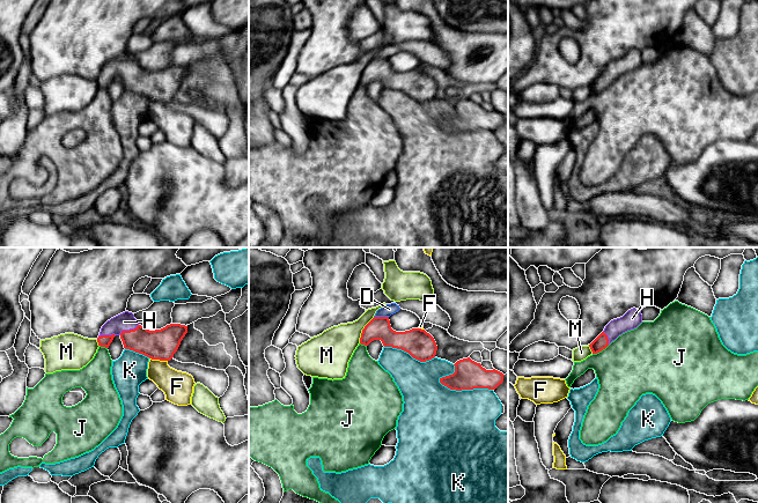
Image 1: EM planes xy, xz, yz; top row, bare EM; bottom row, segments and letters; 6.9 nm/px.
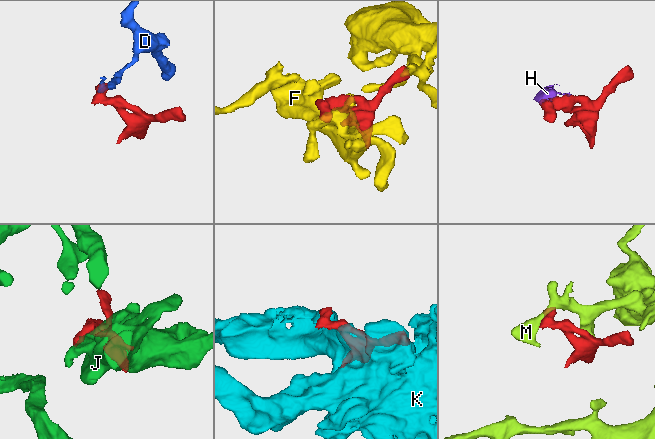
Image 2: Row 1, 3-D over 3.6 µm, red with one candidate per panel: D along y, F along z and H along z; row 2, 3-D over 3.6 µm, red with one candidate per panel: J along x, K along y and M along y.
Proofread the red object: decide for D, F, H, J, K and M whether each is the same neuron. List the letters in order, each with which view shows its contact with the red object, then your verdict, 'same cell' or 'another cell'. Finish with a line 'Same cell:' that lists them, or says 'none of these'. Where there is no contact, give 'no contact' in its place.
D: contact in xz; another cell
F: contact in xy; another cell
H: contact in xy; same cell
J: contact in yz; another cell
K: contact in xz; another cell
M: contact in xz; another cell
Same cell: H

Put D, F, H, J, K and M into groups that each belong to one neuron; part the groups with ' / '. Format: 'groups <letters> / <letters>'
groups D / F / H / J / K / M

